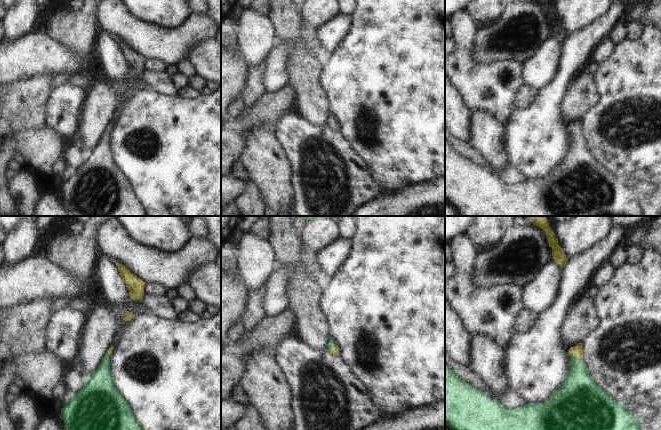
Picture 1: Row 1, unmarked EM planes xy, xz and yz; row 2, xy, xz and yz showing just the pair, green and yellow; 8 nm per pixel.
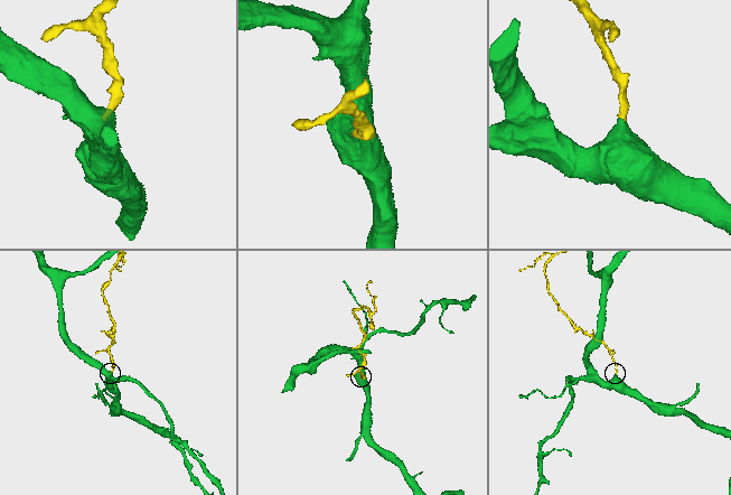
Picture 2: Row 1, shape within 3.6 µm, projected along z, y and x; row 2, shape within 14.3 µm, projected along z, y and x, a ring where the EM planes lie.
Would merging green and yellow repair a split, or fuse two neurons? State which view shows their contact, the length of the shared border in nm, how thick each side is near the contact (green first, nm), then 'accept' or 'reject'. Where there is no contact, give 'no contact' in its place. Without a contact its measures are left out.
meets green in yz; contact 110 nm long; 260 nm thick on the green side, 90 nm on the other; accept

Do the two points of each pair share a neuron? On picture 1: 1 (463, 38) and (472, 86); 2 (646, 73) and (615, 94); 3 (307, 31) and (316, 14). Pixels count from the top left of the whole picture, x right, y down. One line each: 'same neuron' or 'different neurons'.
1: same neuron
2: same neuron
3: different neurons

